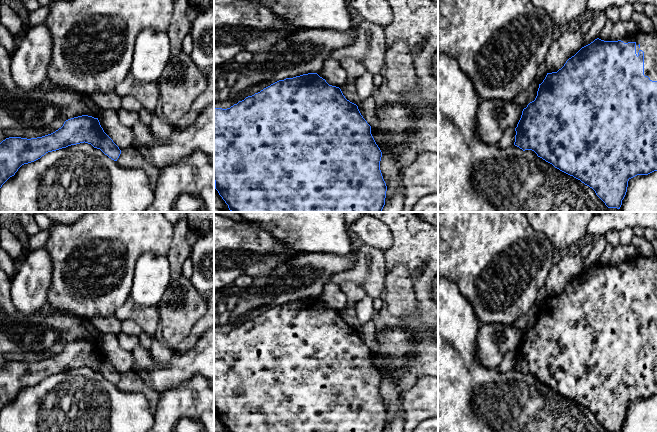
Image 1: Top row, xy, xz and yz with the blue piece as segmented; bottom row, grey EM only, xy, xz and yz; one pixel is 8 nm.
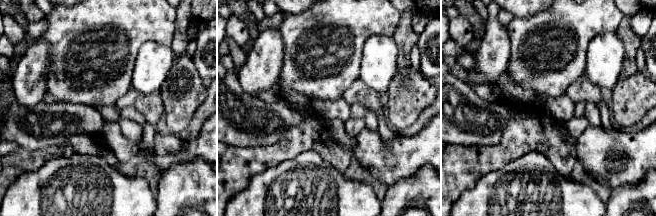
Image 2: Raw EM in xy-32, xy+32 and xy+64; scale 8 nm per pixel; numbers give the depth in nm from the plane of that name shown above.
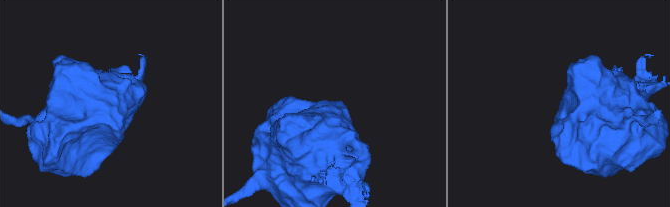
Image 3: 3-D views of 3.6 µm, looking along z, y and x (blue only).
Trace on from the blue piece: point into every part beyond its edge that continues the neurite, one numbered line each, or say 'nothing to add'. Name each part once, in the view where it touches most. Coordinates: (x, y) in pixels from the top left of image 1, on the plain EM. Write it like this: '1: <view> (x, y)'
1: yz (648, 266)

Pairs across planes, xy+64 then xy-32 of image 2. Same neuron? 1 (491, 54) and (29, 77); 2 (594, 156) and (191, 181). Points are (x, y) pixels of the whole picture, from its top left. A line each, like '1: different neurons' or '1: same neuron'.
1: same neuron
2: different neurons

